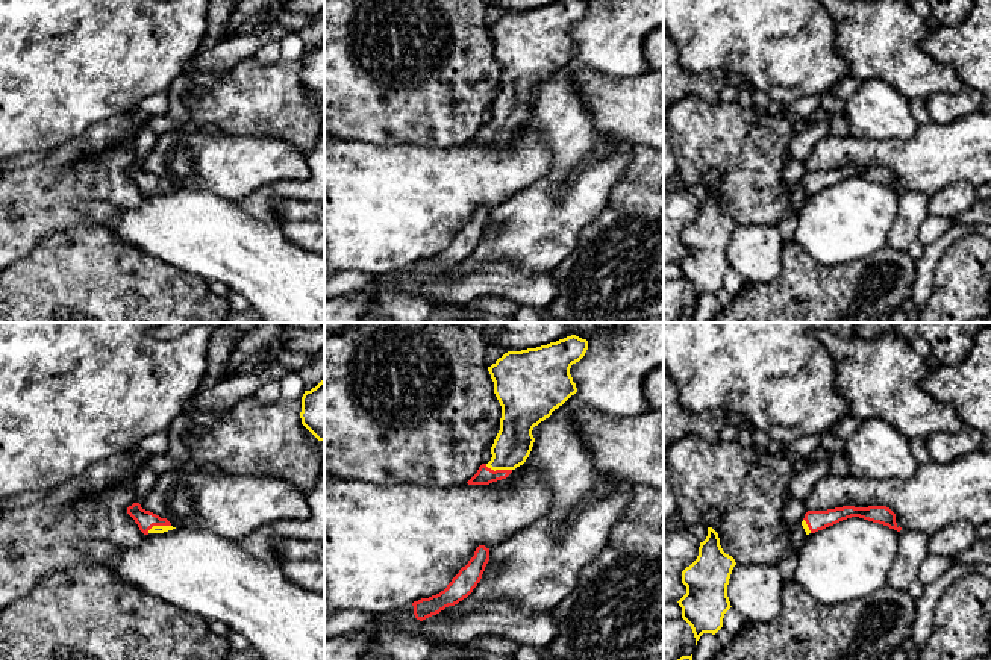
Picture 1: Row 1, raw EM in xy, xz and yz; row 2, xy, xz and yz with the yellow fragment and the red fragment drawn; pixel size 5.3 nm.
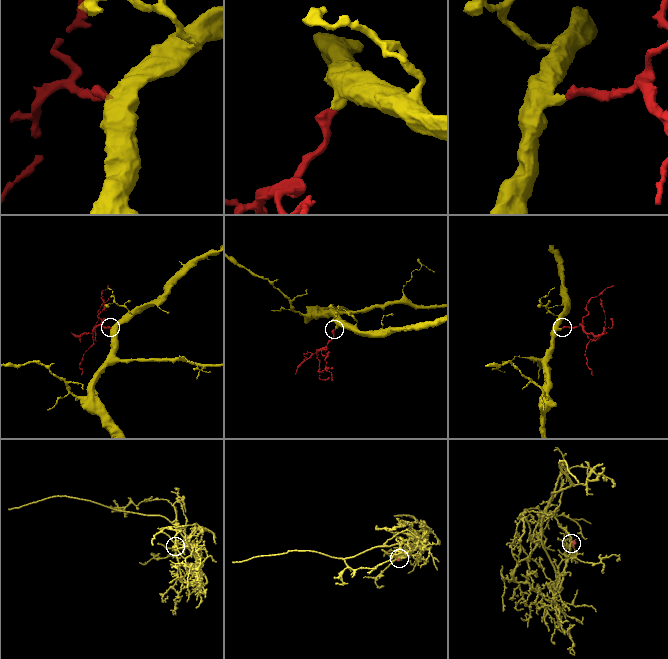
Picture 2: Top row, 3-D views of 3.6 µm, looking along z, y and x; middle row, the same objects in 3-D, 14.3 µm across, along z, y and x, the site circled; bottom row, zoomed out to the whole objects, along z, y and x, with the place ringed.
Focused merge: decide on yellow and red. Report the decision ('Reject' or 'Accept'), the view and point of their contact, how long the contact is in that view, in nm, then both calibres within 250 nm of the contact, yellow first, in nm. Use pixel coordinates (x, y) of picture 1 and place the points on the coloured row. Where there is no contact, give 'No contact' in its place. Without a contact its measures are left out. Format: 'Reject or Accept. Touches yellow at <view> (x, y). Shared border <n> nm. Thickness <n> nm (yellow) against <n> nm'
Accept. Touches yellow at xz (499, 468). Shared border 150 nm. Thickness 200 nm (yellow) against 90 nm

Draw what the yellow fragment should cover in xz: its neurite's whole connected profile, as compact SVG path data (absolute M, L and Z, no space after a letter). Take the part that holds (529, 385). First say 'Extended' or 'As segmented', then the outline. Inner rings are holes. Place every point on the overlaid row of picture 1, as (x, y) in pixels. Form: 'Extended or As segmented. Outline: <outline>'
Extended. Outline: M571 335L536 348L508 351L488 367L494 394L502 406L500 430L491 447L491 461L479 467L468 485L489 485L506 479L526 462L535 442L533 427L577 392L570 368L585 356L586 350L588 341Z

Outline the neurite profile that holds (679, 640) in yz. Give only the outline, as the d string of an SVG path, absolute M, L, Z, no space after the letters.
M682 618L664 620L664 662L676 662L696 651L691 626Z

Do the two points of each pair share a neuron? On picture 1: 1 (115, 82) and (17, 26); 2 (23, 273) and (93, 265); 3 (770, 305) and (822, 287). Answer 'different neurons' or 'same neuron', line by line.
1: same neuron
2: same neuron
3: same neuron

